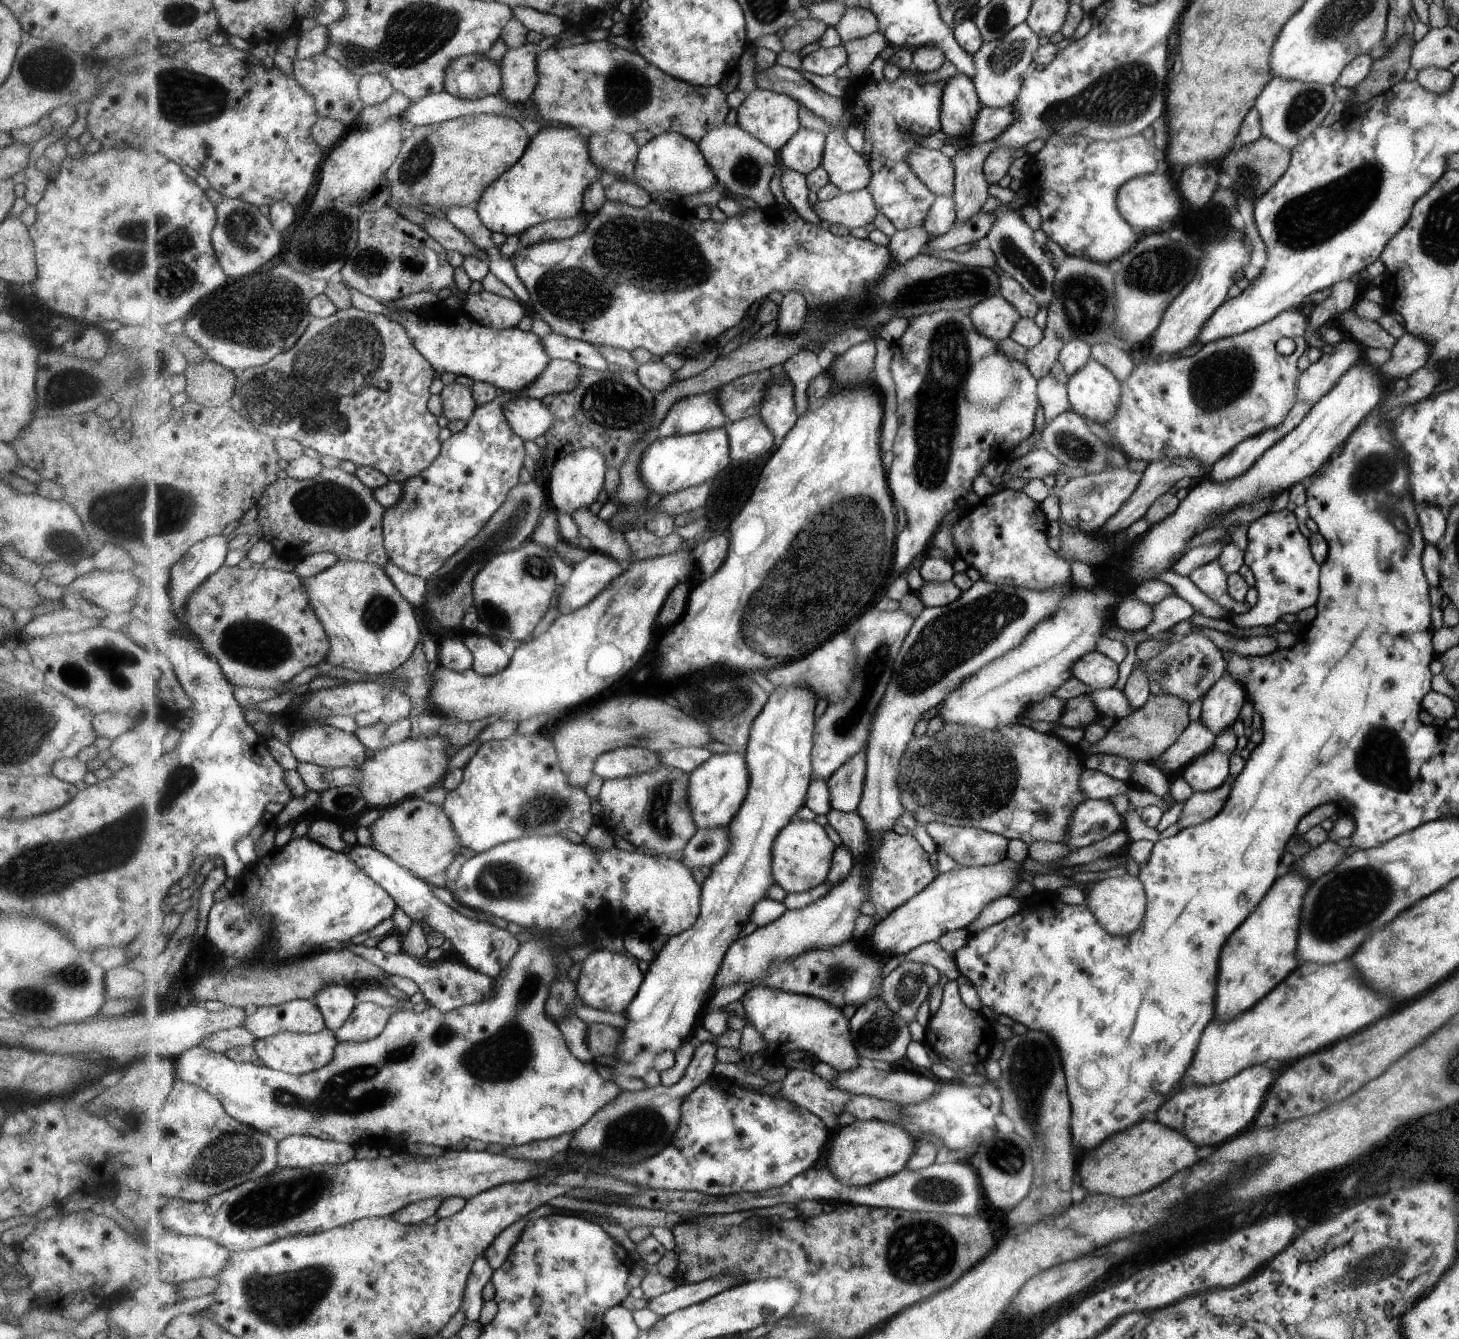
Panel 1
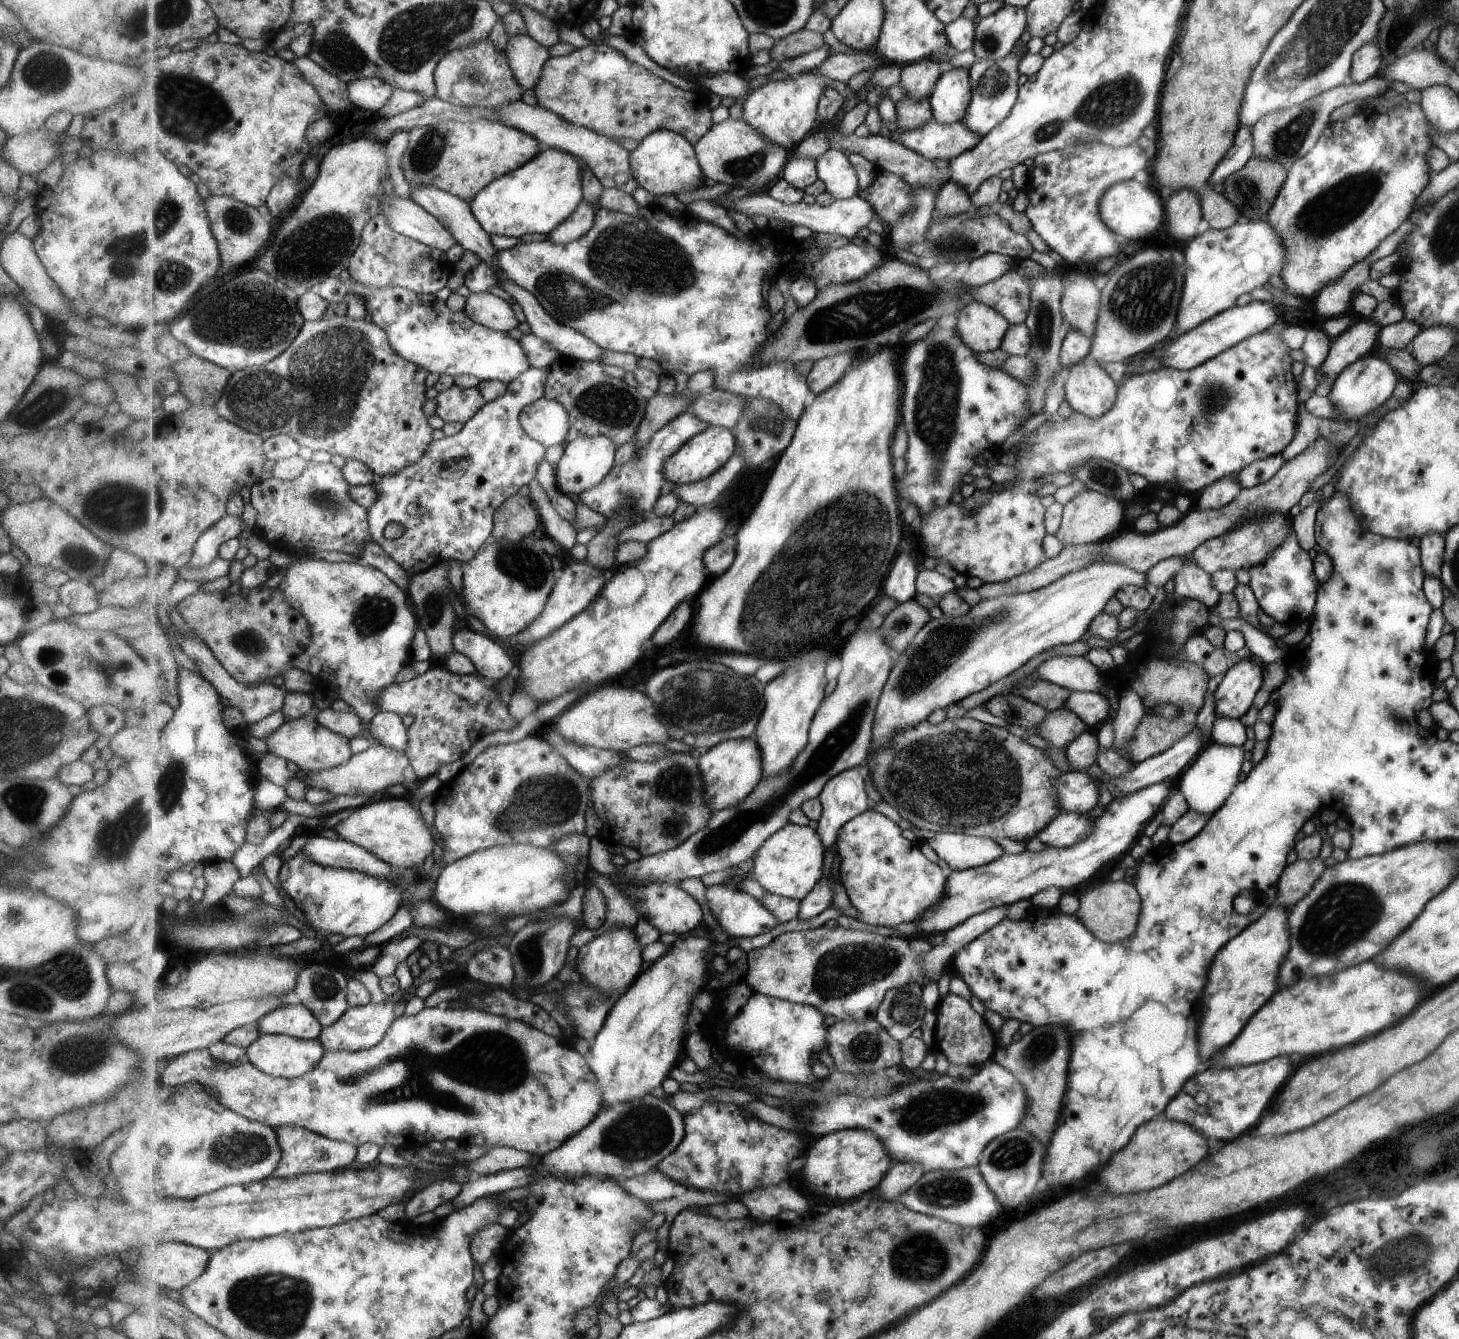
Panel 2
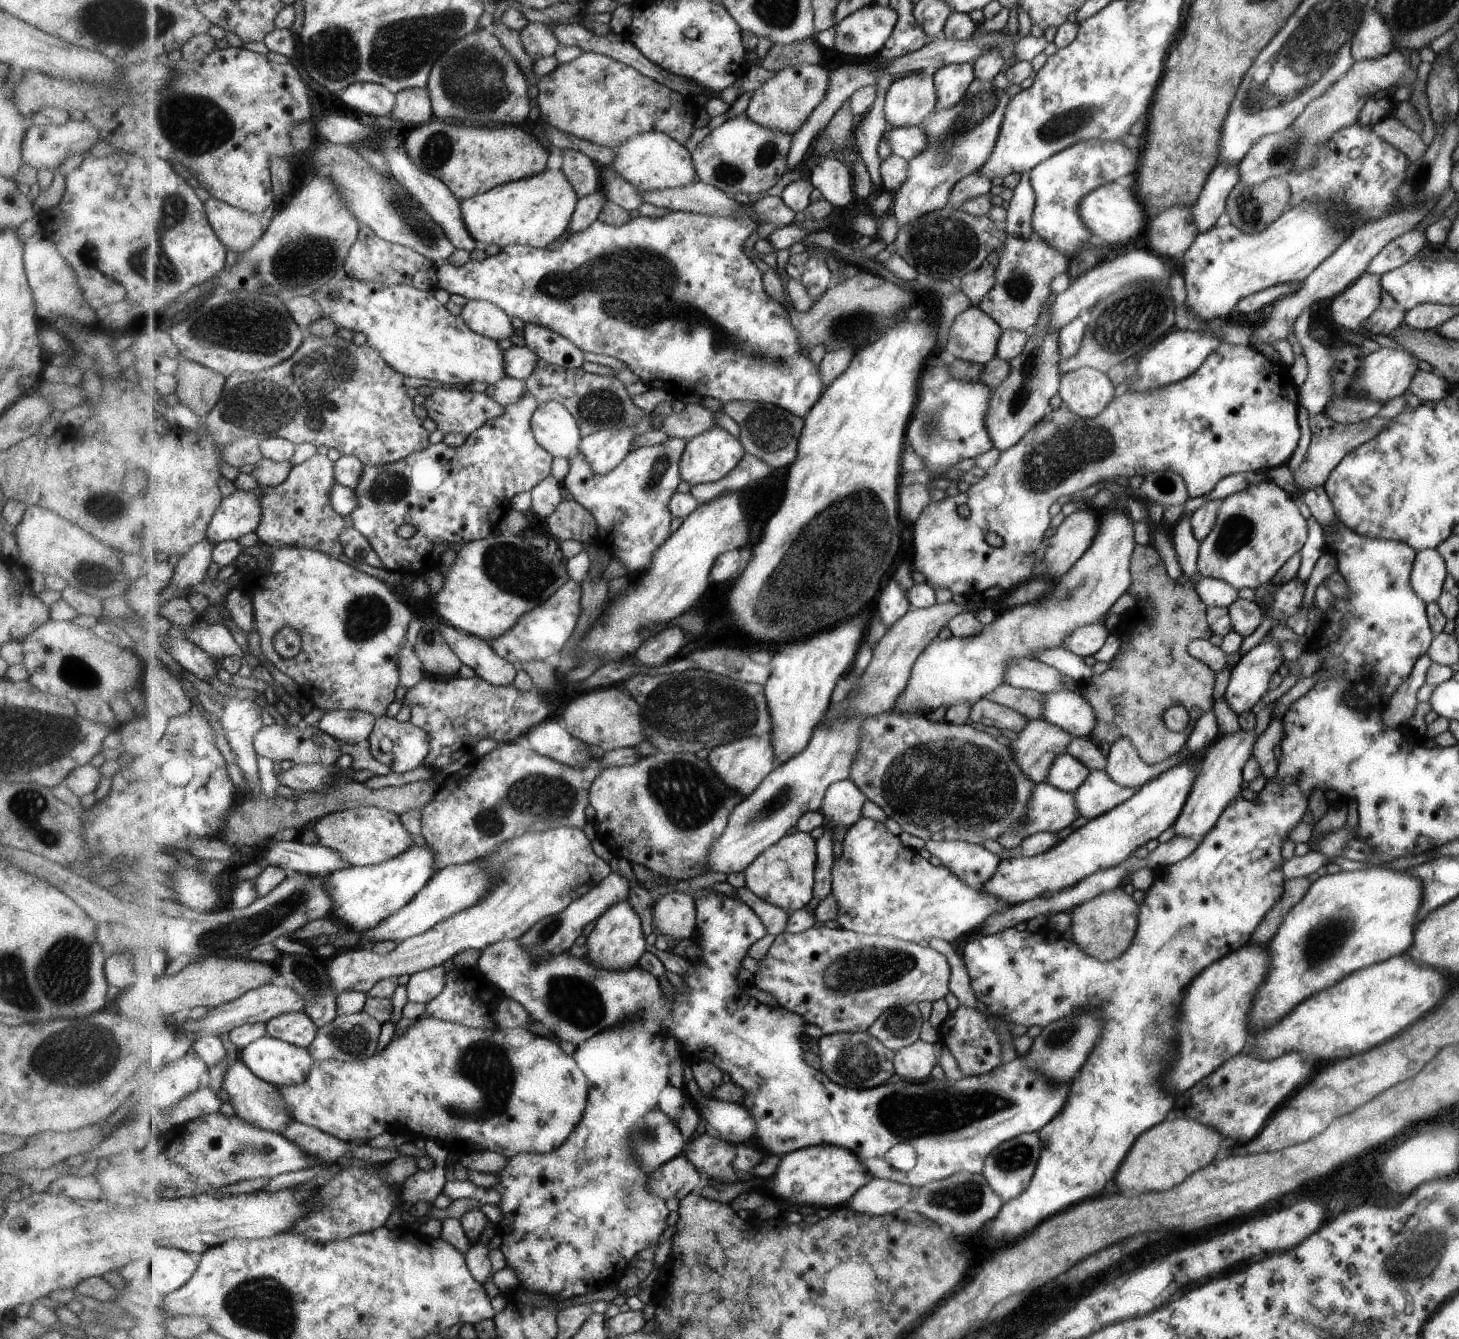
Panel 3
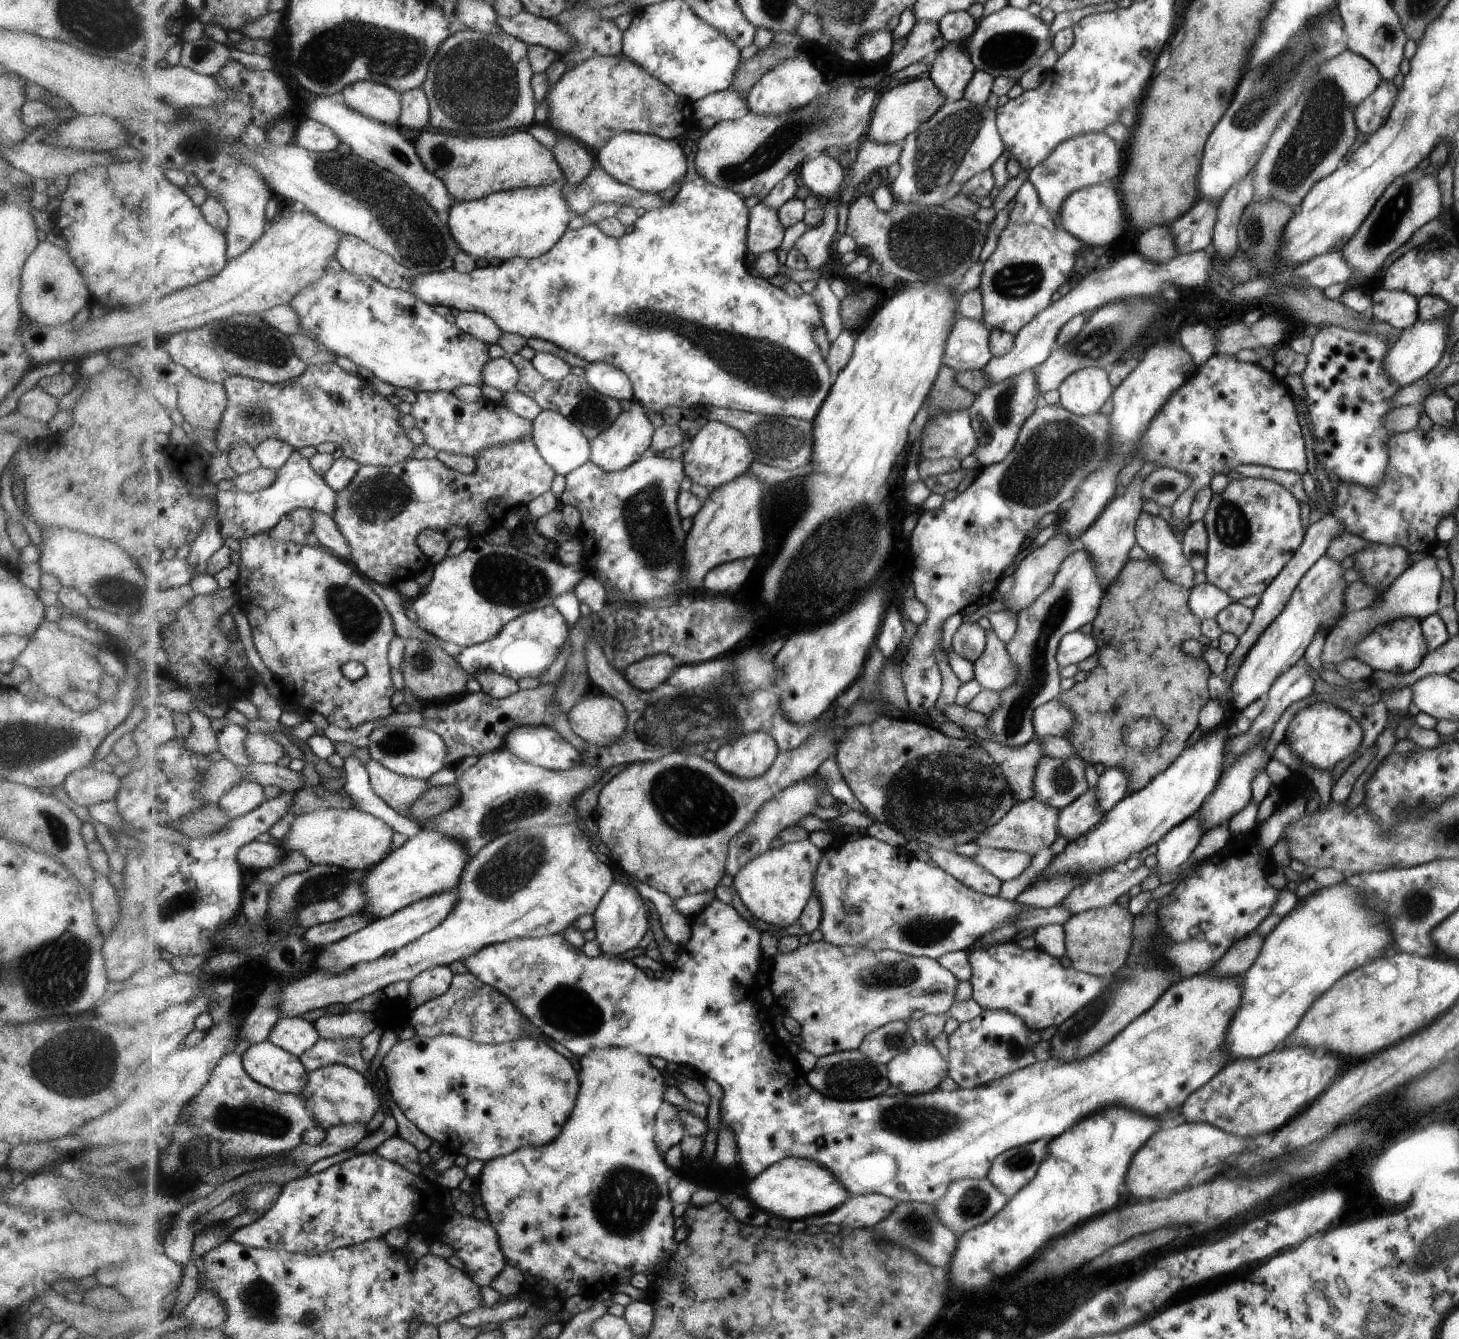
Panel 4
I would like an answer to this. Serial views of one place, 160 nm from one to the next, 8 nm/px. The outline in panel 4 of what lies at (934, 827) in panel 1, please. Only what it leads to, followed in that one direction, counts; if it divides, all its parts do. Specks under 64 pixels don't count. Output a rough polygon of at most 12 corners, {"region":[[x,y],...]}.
{"region":[[929,846],[944,871],[978,893],[997,895],[1002,881],[971,857]]}

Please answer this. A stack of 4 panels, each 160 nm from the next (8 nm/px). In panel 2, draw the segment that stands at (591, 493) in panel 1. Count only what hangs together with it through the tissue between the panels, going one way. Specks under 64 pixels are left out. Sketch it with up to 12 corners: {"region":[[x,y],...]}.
{"region":[[608,436],[567,442],[556,475],[579,496],[602,483],[619,446]]}

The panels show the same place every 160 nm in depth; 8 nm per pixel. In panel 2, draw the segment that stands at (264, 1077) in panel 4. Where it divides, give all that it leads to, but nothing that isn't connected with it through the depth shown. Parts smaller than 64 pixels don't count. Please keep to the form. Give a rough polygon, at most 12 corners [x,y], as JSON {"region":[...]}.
{"region":[[262,1034],[248,1060],[294,1079],[326,1055],[321,1039]]}

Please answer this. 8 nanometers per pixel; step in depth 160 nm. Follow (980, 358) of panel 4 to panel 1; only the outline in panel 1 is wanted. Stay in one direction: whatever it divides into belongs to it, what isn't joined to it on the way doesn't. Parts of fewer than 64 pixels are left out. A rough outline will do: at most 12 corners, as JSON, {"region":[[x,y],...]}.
{"region":[[999,294],[968,310],[978,333],[996,343],[1020,318]]}

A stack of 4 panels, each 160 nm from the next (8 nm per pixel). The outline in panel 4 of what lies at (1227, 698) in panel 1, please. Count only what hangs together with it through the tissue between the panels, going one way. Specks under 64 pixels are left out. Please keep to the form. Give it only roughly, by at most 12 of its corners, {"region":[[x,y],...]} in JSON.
{"region":[[1321,555],[1230,682],[1241,711],[1345,614],[1339,563]]}

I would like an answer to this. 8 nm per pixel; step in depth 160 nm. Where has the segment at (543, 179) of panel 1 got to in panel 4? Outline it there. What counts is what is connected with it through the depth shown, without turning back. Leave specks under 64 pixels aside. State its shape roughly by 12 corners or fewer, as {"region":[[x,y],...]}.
{"region":[[560,184],[457,200],[465,252],[534,259],[567,232]]}

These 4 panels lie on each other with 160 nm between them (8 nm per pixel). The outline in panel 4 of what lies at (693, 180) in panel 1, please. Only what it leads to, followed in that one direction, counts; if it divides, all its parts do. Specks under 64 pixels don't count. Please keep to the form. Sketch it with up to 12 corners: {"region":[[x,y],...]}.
{"region":[[623,132],[595,153],[615,180],[658,194],[687,178],[680,139]]}

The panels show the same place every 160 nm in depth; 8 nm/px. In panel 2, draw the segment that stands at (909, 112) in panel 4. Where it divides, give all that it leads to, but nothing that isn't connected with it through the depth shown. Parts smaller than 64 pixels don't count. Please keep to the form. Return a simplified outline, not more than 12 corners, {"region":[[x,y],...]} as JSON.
{"region":[[929,57],[904,64],[905,98],[929,99],[944,68]]}

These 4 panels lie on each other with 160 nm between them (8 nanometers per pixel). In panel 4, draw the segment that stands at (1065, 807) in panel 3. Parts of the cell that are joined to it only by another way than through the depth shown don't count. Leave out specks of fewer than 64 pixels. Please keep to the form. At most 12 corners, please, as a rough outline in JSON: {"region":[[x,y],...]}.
{"region":[[1026,798],[973,842],[1034,855],[1057,838],[1058,810]]}

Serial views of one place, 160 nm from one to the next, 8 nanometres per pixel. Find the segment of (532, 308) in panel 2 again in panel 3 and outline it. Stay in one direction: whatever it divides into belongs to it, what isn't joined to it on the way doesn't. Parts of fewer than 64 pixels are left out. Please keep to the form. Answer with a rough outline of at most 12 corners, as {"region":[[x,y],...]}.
{"region":[[527,323],[525,344],[566,369],[585,364],[585,351],[552,328]]}

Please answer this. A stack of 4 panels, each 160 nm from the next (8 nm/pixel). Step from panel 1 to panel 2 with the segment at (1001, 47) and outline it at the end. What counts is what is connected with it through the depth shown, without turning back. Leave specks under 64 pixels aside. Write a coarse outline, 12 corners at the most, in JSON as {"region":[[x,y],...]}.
{"region":[[1031,35],[999,60],[975,60],[961,122],[978,137],[1010,114]]}

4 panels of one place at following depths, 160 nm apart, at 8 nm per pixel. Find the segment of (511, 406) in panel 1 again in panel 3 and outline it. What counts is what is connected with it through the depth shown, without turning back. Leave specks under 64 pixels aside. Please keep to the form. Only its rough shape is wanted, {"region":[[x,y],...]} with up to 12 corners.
{"region":[[560,402],[539,404],[532,423],[554,458],[580,453],[578,420]]}

